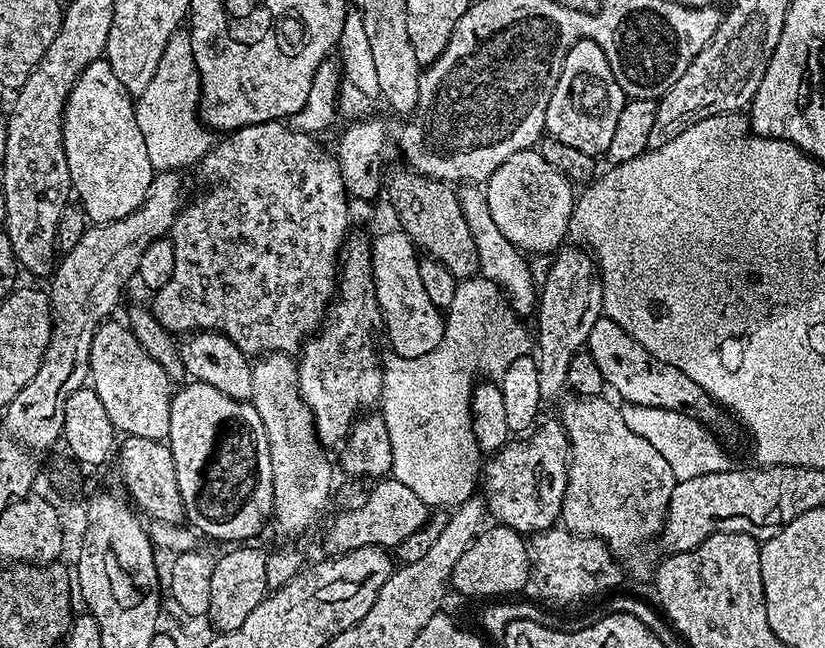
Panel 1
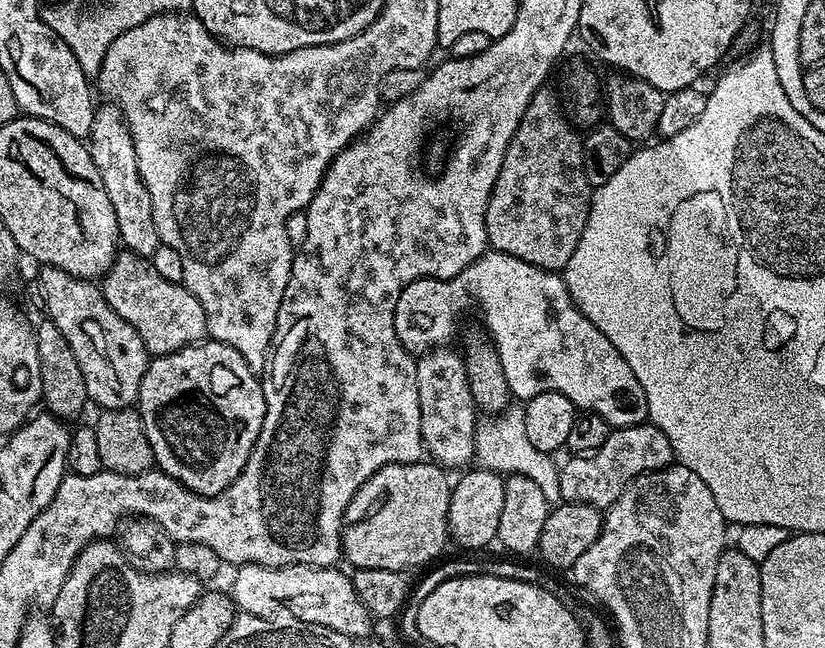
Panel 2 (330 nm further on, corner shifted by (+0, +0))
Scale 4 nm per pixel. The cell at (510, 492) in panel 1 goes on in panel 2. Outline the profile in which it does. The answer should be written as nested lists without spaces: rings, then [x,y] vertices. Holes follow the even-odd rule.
[[[652,422],[631,424],[629,428],[612,428],[606,442],[598,450],[587,454],[572,454],[565,464],[559,465],[560,499],[574,504],[589,504],[606,510],[626,490],[626,486],[643,472],[667,468],[673,463],[674,450],[663,427],[655,428]]]

